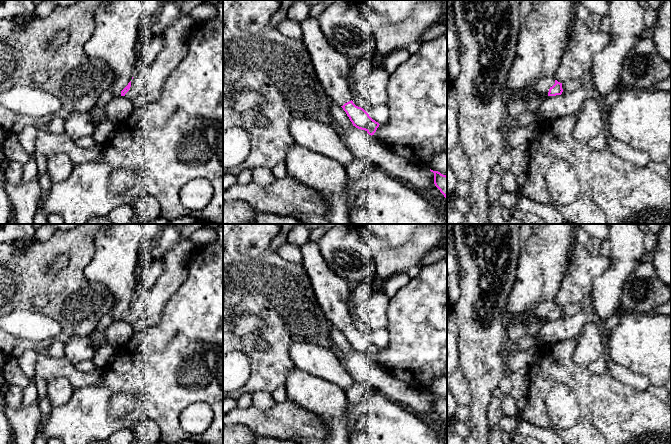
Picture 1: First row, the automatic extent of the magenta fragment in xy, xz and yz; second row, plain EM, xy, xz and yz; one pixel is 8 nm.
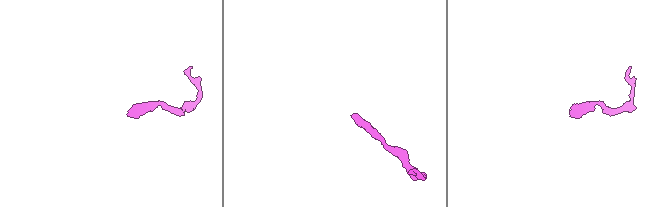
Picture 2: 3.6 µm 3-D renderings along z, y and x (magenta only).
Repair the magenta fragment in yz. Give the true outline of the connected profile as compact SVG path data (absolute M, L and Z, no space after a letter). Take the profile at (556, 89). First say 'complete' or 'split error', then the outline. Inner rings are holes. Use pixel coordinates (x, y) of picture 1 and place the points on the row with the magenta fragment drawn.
split error | M534 0L531 13L521 22L515 60L505 88L507 97L519 94L530 96L562 94L562 83L556 80L555 73L561 56L568 47L574 17L571 0Z

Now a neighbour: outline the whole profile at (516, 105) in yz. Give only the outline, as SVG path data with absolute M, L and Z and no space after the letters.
M519 94L512 97L507 97L507 117L515 119L518 115L526 111L527 102L530 98L528 94Z

